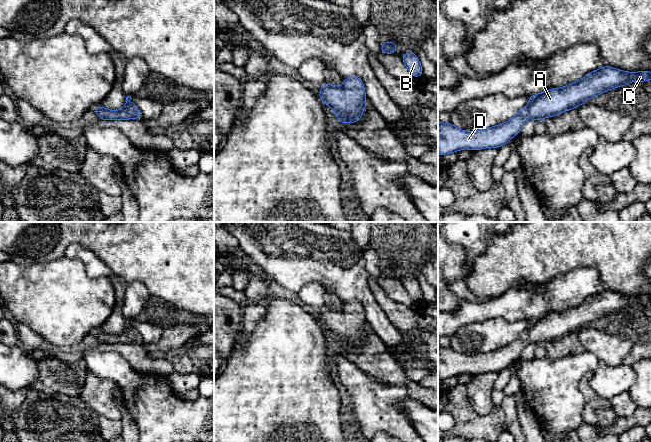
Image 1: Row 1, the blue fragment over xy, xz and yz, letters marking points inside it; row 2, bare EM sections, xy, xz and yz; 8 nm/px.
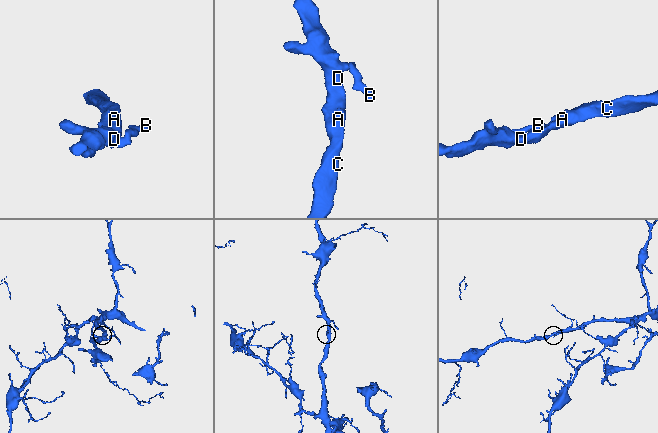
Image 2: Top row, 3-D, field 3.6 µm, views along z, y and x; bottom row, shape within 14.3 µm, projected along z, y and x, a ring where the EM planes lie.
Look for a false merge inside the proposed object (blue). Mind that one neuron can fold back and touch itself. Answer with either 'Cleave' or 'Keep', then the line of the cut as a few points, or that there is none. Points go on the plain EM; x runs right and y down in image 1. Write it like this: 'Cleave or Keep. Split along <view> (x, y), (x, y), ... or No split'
Keep. No split

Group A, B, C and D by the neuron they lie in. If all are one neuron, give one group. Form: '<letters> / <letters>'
A B C D

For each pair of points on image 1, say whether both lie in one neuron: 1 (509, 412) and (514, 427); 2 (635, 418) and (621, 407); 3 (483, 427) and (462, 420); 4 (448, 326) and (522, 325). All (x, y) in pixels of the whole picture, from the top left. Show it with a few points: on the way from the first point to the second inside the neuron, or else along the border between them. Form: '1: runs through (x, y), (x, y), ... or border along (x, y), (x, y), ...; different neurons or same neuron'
1: runs through (511, 416), (512, 423); same neuron
2: border along (637, 407), (630, 415), (617, 418); different neurons
3: runs through (478, 426), (470, 425), (467, 422); same neuron
4: border along (487, 320), (481, 323), (464, 325), (448, 336); different neurons

